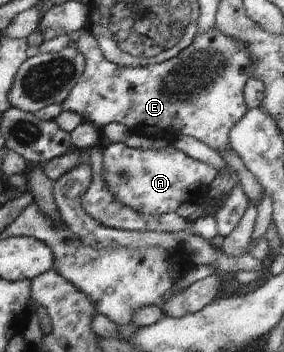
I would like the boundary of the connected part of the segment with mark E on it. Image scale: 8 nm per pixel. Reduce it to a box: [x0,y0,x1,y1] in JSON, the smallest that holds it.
[62,27,254,152]

